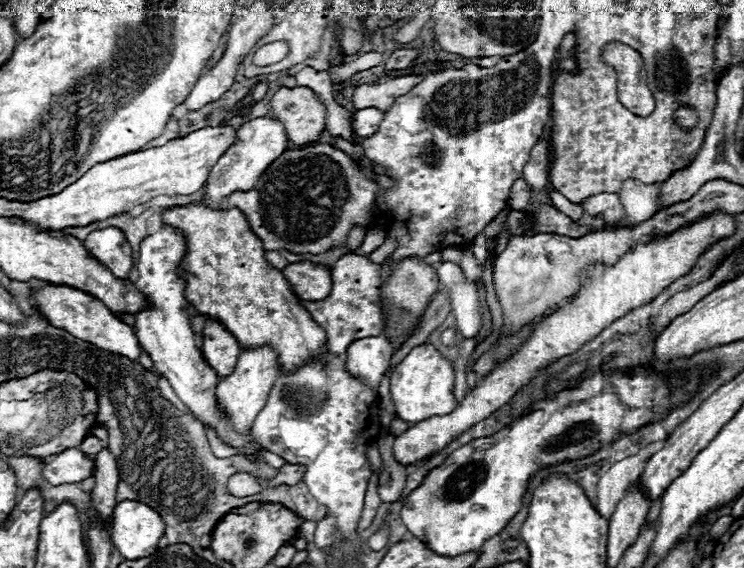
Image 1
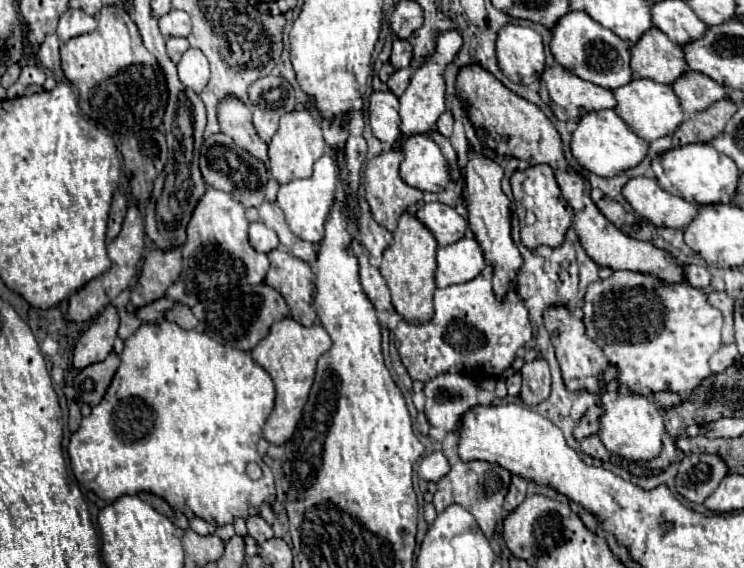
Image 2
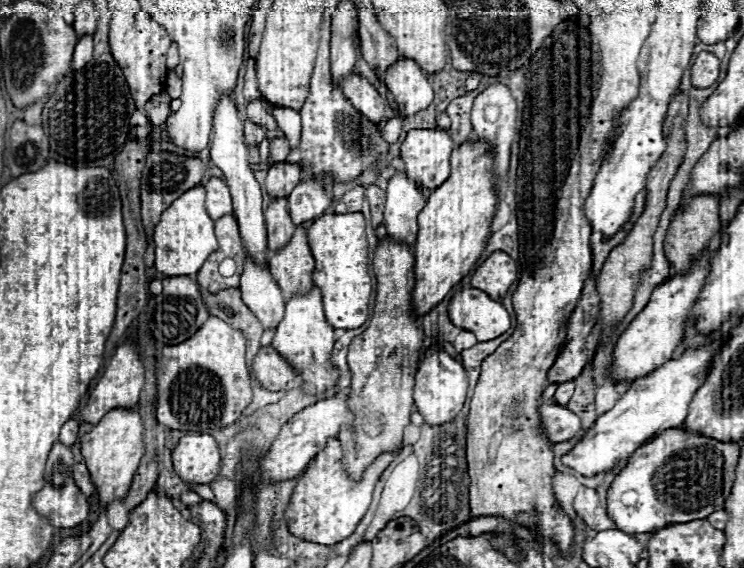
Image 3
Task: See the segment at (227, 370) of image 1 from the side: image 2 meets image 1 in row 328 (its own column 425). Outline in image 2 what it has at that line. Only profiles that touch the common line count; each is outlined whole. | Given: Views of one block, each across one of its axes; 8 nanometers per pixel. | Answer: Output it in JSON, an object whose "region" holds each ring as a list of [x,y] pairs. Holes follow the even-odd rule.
{"region":[[[442,202],[422,204],[416,210],[416,218],[432,232],[438,246],[448,246],[458,242],[468,228],[466,218],[462,218],[452,206],[446,206]]]}

